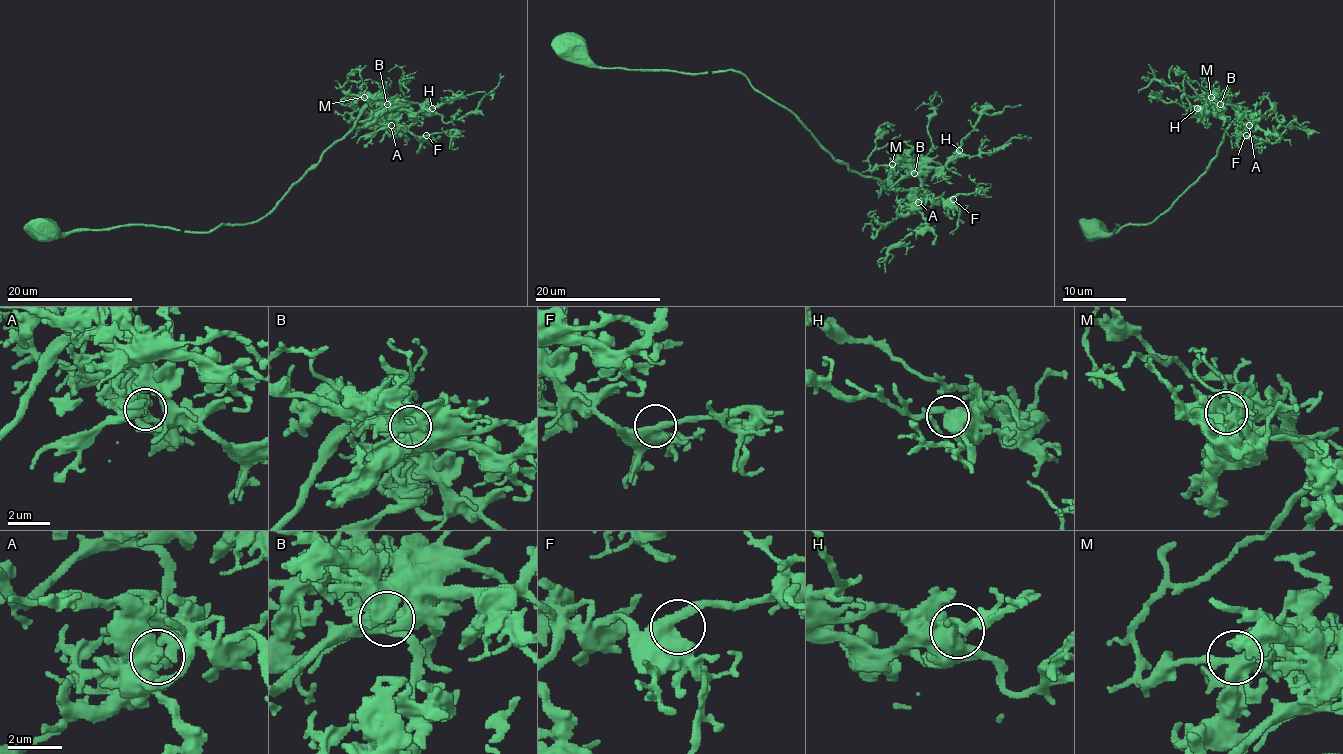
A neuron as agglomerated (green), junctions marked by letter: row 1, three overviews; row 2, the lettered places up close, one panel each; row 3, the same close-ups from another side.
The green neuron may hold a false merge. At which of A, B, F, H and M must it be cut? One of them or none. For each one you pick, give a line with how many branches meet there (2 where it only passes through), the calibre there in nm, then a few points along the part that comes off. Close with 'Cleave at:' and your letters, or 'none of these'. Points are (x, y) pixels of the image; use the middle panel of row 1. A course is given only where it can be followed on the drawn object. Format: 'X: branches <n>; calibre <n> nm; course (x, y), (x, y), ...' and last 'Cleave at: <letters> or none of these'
Cleave at: none of these

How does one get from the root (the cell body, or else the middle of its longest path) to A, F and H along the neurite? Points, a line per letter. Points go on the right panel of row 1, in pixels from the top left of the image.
A: (1094, 229), (1157, 218), (1212, 162), (1236, 114), (1223, 103), (1249, 125)
F: (1094, 229), (1157, 218), (1212, 162), (1236, 114), (1223, 103), (1239, 111), (1246, 135)
H: (1094, 229), (1152, 222), (1206, 169), (1236, 113), (1228, 105), (1212, 113), (1197, 108)

